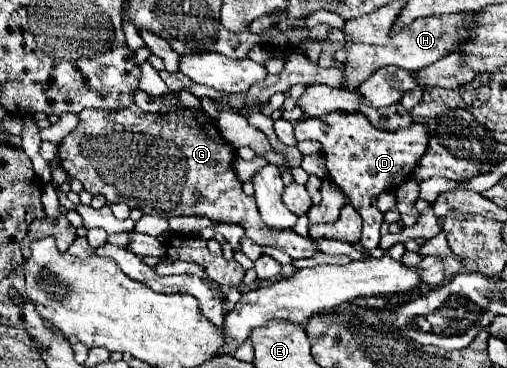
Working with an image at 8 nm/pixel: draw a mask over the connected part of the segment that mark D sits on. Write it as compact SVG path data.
M332 112L320 118L302 118L294 124L296 140L318 140L324 146L328 174L334 184L348 196L352 208L362 216L362 248L372 250L380 240L380 224L384 222L384 214L376 208L376 196L384 190L396 190L408 176L414 166L420 162L428 148L428 130L424 124L412 124L408 128L396 132L384 132L370 124L366 116L360 112L340 114Z

